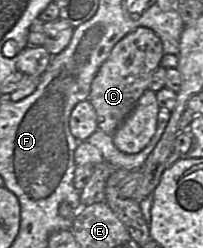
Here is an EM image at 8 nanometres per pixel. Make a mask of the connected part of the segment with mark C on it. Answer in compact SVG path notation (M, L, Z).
M139 27L116 43L94 77L88 97L97 115L98 130L114 135L143 93L149 89L150 78L160 66L163 56L162 41L150 28Z

